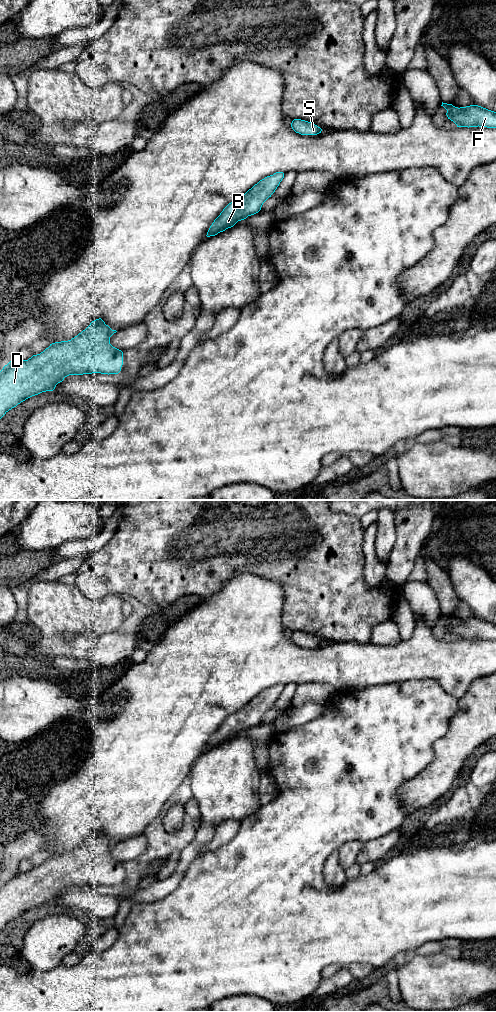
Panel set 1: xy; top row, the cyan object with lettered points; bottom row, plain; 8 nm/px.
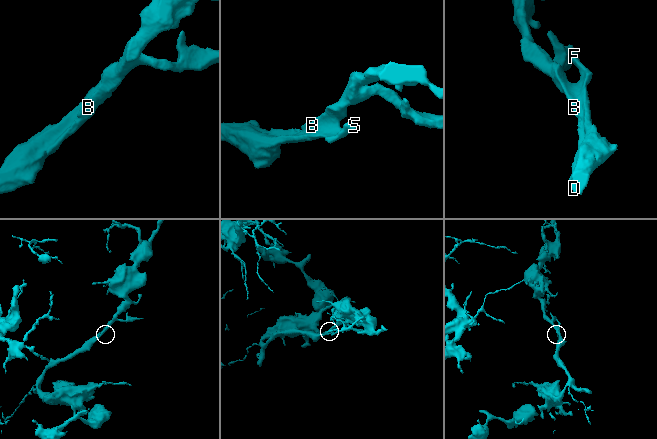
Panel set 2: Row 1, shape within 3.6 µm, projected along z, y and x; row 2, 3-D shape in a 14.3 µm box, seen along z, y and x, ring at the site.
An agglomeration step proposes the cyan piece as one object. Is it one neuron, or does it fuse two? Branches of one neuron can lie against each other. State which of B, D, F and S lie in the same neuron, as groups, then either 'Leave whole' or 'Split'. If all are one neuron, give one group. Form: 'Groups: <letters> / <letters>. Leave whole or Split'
Groups: B D F S. Leave whole

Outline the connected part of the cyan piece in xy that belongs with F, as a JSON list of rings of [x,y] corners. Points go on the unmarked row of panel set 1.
[[[443,615],[447,622],[447,629],[453,633],[457,639],[487,639],[496,640],[496,624],[488,622],[478,617],[466,619],[455,619],[452,616]]]

